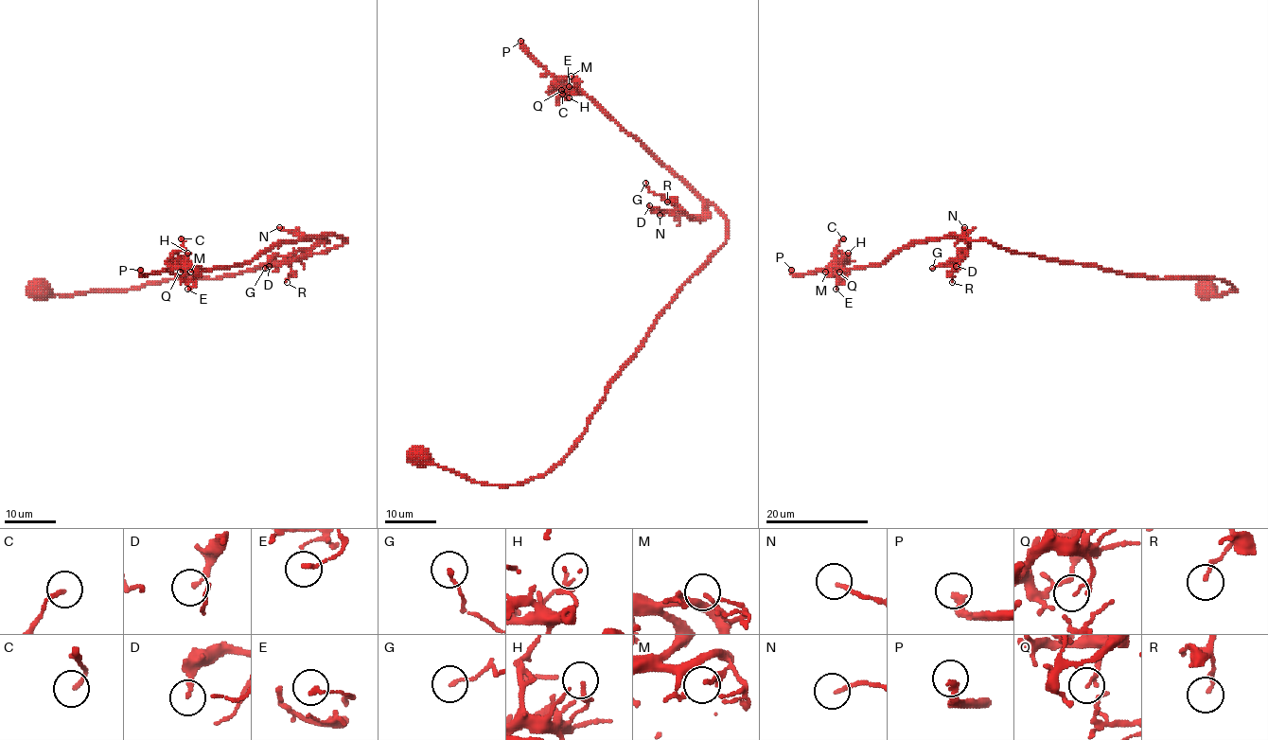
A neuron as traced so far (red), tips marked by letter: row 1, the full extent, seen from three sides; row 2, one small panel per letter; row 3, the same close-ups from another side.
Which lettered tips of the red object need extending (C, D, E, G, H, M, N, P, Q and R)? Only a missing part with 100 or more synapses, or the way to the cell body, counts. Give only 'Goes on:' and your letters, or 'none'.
Goes on: P

